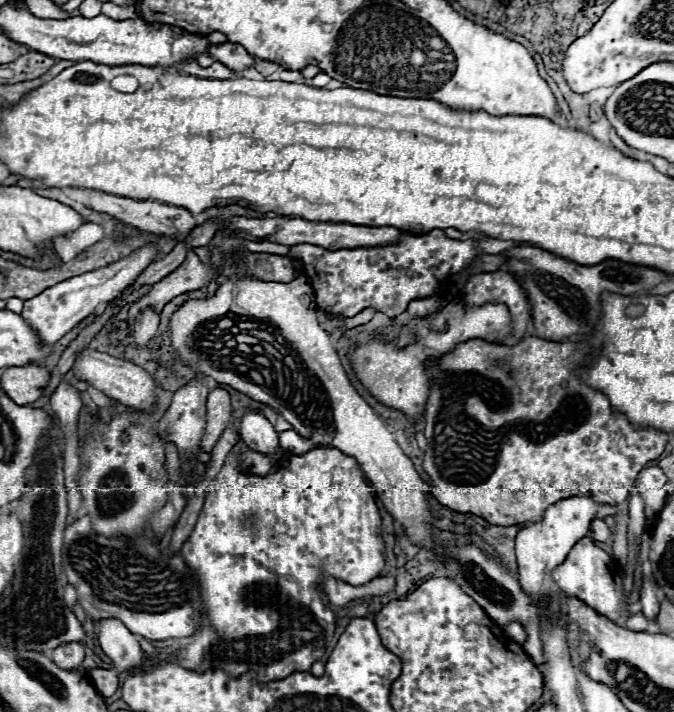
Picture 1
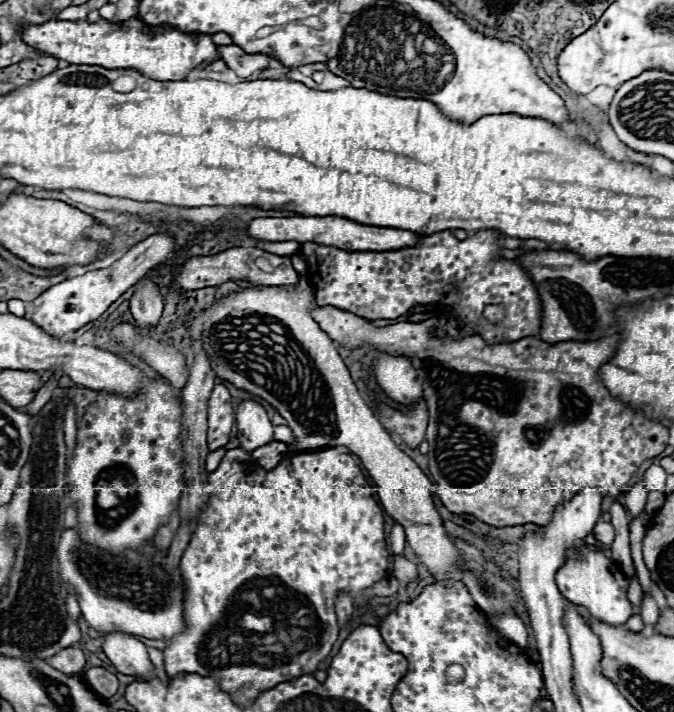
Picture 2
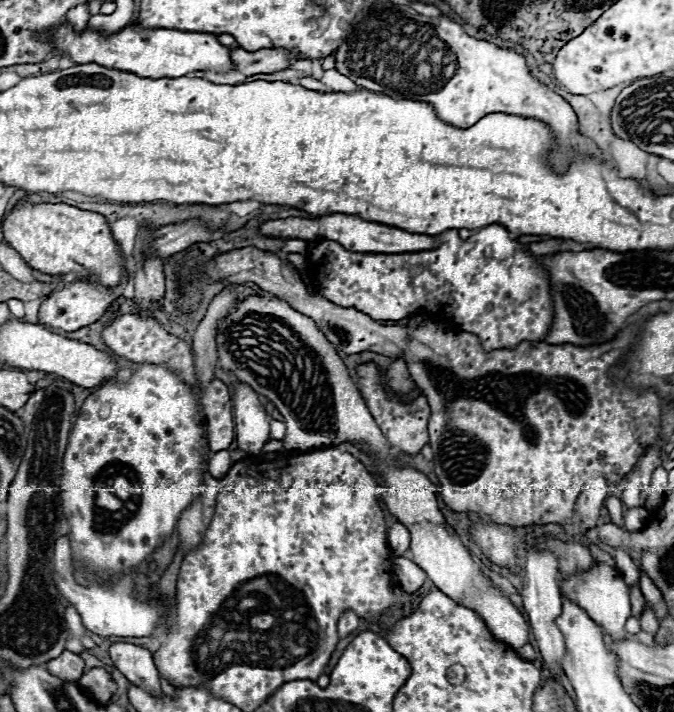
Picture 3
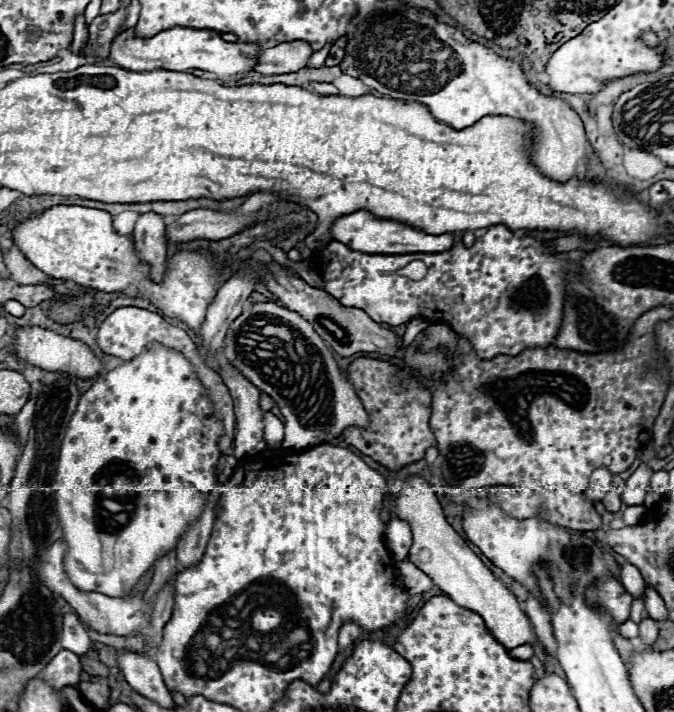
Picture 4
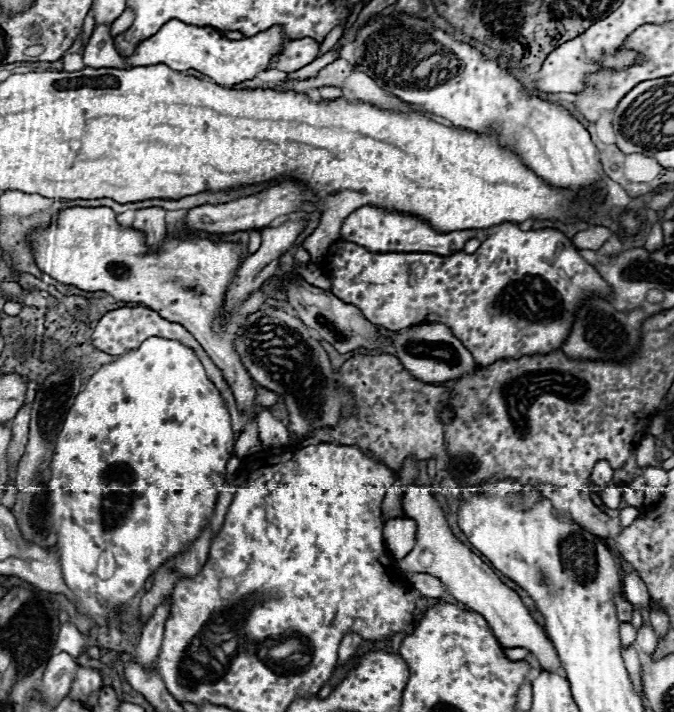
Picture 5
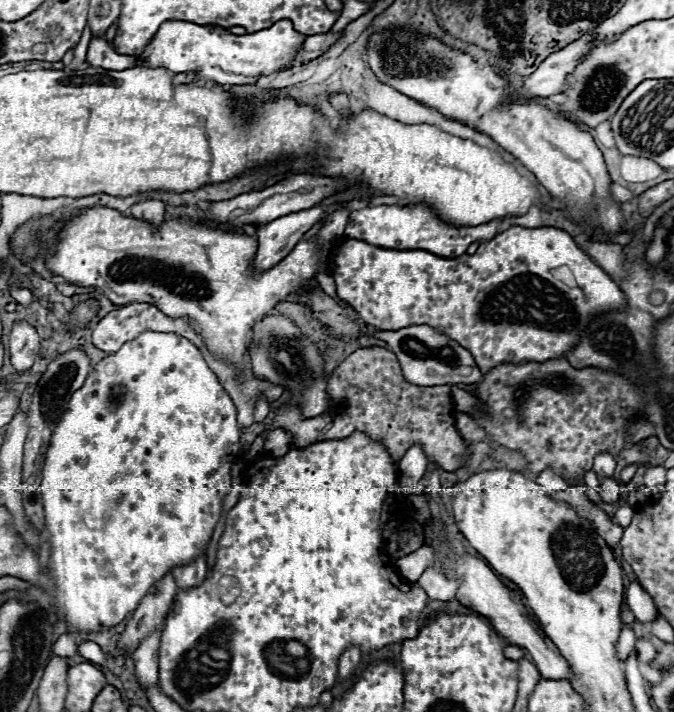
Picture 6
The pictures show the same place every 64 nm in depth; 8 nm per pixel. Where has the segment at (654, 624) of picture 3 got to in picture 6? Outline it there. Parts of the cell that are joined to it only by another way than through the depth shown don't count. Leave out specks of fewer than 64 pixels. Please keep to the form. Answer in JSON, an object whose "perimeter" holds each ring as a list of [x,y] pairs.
{"perimeter":[[[640,638],[636,642],[636,654],[638,654],[638,660],[640,662],[652,662],[654,656],[656,656],[656,648],[654,648],[654,644],[650,640]]]}

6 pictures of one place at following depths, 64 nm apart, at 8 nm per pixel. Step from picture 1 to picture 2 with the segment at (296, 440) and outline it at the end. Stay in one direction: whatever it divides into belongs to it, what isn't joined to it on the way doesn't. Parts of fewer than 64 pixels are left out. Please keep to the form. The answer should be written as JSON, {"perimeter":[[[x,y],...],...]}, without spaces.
{"perimeter":[[[276,426],[274,428],[274,438],[278,442],[284,442],[286,446],[292,446],[296,442],[296,438],[294,438],[294,434],[292,434],[292,430],[288,426]]]}

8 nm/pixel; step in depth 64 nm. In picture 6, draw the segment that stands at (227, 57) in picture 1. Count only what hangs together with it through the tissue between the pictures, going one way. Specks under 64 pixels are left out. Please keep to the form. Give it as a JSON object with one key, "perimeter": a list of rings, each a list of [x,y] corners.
{"perimeter":[[[332,32],[308,36],[308,38],[302,42],[302,46],[300,46],[300,50],[298,50],[298,54],[296,54],[296,58],[292,60],[290,66],[306,64],[306,62],[310,62],[310,60],[322,56],[322,54],[324,54],[340,36],[342,36],[342,34],[332,34]]]}

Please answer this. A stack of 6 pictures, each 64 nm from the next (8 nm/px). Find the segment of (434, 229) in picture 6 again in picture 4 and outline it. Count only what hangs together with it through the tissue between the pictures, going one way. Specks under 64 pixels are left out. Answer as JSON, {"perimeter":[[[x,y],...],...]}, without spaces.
{"perimeter":[[[358,210],[346,216],[340,216],[332,222],[330,234],[334,240],[350,246],[352,250],[366,252],[366,254],[408,254],[408,252],[444,252],[452,246],[454,236],[452,234],[426,234],[422,230],[416,230],[412,226],[394,222],[394,220],[380,220],[374,218],[366,210]]]}

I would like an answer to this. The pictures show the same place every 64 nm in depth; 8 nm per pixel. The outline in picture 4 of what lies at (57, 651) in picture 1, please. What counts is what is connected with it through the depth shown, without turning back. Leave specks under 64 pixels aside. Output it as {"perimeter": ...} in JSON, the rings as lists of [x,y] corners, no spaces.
{"perimeter":[[[62,650],[56,658],[52,658],[46,668],[42,670],[44,680],[54,686],[56,690],[64,688],[64,686],[72,686],[80,682],[80,672],[82,672],[82,662],[80,656],[76,656],[74,652]]]}

